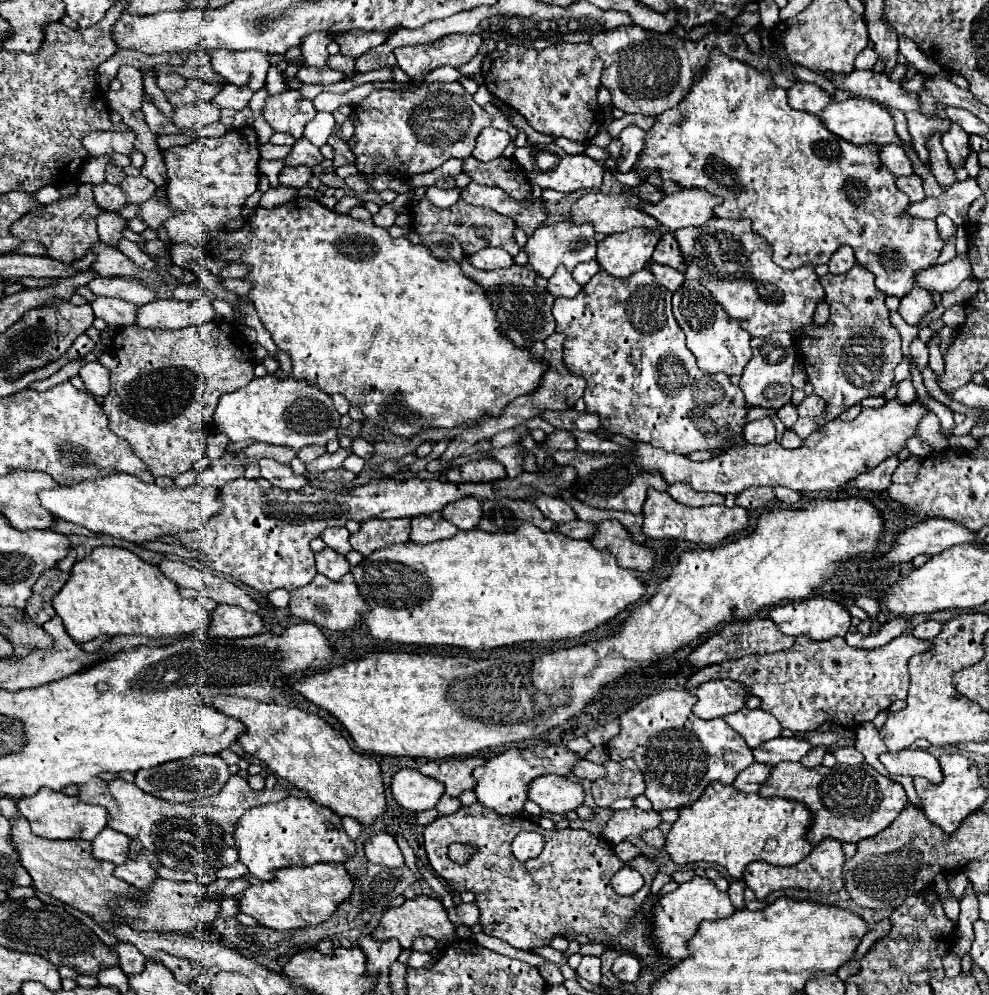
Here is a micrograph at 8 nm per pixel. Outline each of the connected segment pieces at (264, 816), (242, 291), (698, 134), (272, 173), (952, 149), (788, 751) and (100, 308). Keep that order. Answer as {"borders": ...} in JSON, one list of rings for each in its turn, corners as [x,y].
{"borders":[[[[284,798],[276,804],[264,804],[264,806],[256,806],[250,808],[236,826],[236,834],[234,834],[236,846],[238,846],[238,854],[240,860],[248,866],[250,874],[260,878],[260,880],[272,880],[274,878],[274,870],[278,868],[286,868],[286,866],[300,866],[302,862],[346,862],[350,856],[354,856],[354,842],[352,838],[344,832],[342,824],[340,824],[340,816],[334,814],[330,808],[316,804],[310,798]]],[[[224,280],[224,288],[238,294],[238,296],[248,296],[250,288],[252,288],[252,282],[246,282],[246,280]]],[[[712,52],[710,68],[696,78],[696,82],[694,82],[690,94],[686,96],[686,100],[682,100],[682,104],[670,108],[668,112],[660,114],[656,126],[646,132],[646,148],[642,150],[642,154],[636,162],[636,170],[638,170],[640,178],[648,180],[648,176],[658,170],[664,180],[674,180],[674,182],[682,184],[684,188],[700,188],[700,190],[706,190],[714,196],[720,196],[722,206],[716,206],[716,210],[714,210],[716,216],[718,218],[734,218],[734,220],[742,220],[742,218],[750,220],[754,232],[758,232],[760,236],[764,236],[772,244],[774,264],[782,266],[784,270],[796,270],[800,266],[828,264],[828,260],[836,252],[836,248],[848,244],[856,254],[856,262],[862,264],[868,272],[872,272],[876,276],[876,286],[878,286],[880,292],[884,292],[886,296],[904,298],[908,294],[908,290],[914,286],[914,276],[920,270],[926,270],[928,266],[932,266],[936,262],[936,258],[940,256],[940,252],[942,252],[944,244],[938,236],[936,222],[906,216],[906,208],[910,206],[910,200],[904,192],[898,190],[896,176],[892,172],[888,172],[886,166],[882,166],[880,156],[878,156],[878,144],[856,146],[856,144],[850,144],[850,142],[834,136],[832,132],[828,132],[824,128],[824,124],[820,122],[818,116],[798,112],[798,110],[790,108],[788,100],[786,100],[786,90],[784,88],[772,88],[770,80],[772,80],[772,76],[768,72],[758,72],[758,70],[738,62],[738,60],[730,60],[728,56],[722,56],[722,52]]],[[[260,160],[258,168],[260,168],[262,174],[266,174],[266,178],[270,182],[270,188],[278,188],[280,186],[278,174],[284,168],[284,160]]],[[[950,124],[950,128],[942,134],[942,144],[944,144],[946,154],[950,156],[952,168],[962,168],[964,160],[970,152],[968,134],[962,132],[962,128],[958,128],[958,124]]],[[[774,738],[768,740],[766,744],[762,744],[760,748],[754,748],[754,760],[762,762],[762,764],[778,764],[784,760],[792,760],[792,762],[800,762],[802,756],[806,756],[810,752],[810,748],[814,748],[810,742],[806,740],[798,740],[798,738]]],[[[96,298],[92,302],[96,318],[102,318],[108,326],[132,326],[138,314],[138,304],[130,304],[118,298]]]]}

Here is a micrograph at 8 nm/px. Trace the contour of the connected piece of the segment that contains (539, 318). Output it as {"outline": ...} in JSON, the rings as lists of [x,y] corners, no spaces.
{"outline":[[[464,256],[460,260],[460,266],[464,270],[466,276],[470,276],[472,280],[476,280],[488,294],[492,308],[496,310],[496,318],[502,324],[502,330],[506,332],[506,336],[516,344],[516,346],[532,346],[536,340],[545,341],[556,328],[554,316],[552,316],[552,304],[554,304],[554,296],[550,292],[536,292],[534,288],[534,278],[536,272],[528,266],[510,266],[504,270],[478,270],[470,264],[468,256]]]}

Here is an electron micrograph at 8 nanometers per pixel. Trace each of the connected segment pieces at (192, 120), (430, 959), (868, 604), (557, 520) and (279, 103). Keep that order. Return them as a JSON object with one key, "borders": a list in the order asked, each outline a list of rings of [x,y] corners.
{"borders":[[[[194,102],[174,110],[172,122],[180,128],[202,128],[220,120],[220,108],[214,102]]],[[[412,952],[408,966],[412,966],[412,968],[430,968],[430,966],[434,966],[434,962],[436,962],[436,958],[432,954]]],[[[856,594],[856,596],[852,596],[854,598],[854,604],[856,606],[860,606],[862,610],[866,610],[868,614],[870,614],[870,620],[872,620],[872,628],[876,630],[880,624],[874,620],[874,616],[876,616],[876,612],[880,610],[880,606],[878,606],[878,602],[874,600],[874,598],[868,598],[868,596],[860,596],[860,594]]],[[[538,496],[534,500],[534,504],[542,510],[542,514],[546,518],[550,518],[554,524],[566,524],[570,520],[576,520],[576,512],[572,510],[570,504],[566,504],[562,498],[554,498],[554,496]]],[[[288,90],[278,96],[270,96],[262,116],[274,128],[274,132],[288,132],[300,140],[304,126],[316,116],[316,110],[310,100],[300,96],[298,90]]]]}

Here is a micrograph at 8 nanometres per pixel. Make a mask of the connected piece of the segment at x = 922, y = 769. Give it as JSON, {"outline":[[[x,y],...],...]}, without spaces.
{"outline":[[[900,750],[896,754],[886,752],[886,754],[880,756],[880,762],[886,766],[886,770],[890,774],[912,776],[912,778],[922,776],[922,778],[928,778],[934,784],[942,782],[940,764],[926,750]]]}

